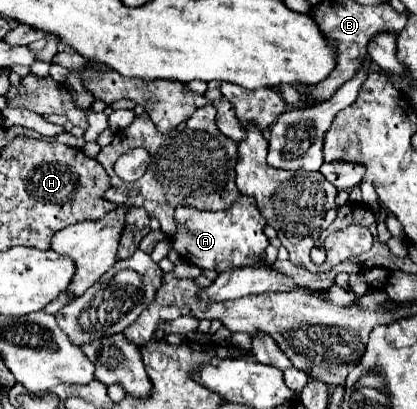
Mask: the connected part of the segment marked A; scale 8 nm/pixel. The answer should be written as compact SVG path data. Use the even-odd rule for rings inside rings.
M241 197L229 211L221 213L177 207L175 219L179 223L179 233L173 239L173 249L197 267L209 267L217 271L217 267L255 267L263 263L261 253L269 247L269 237L263 233L267 221L261 217L261 211L253 197Z

